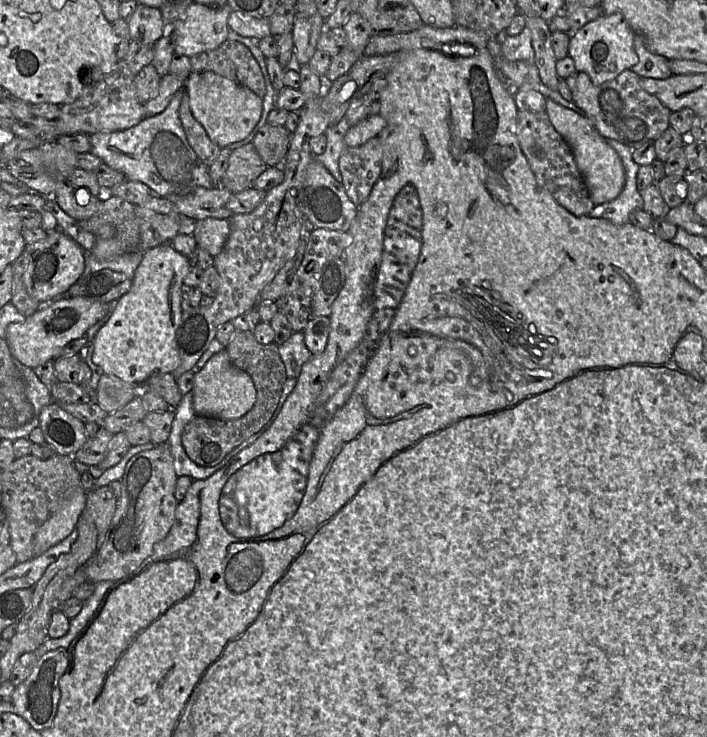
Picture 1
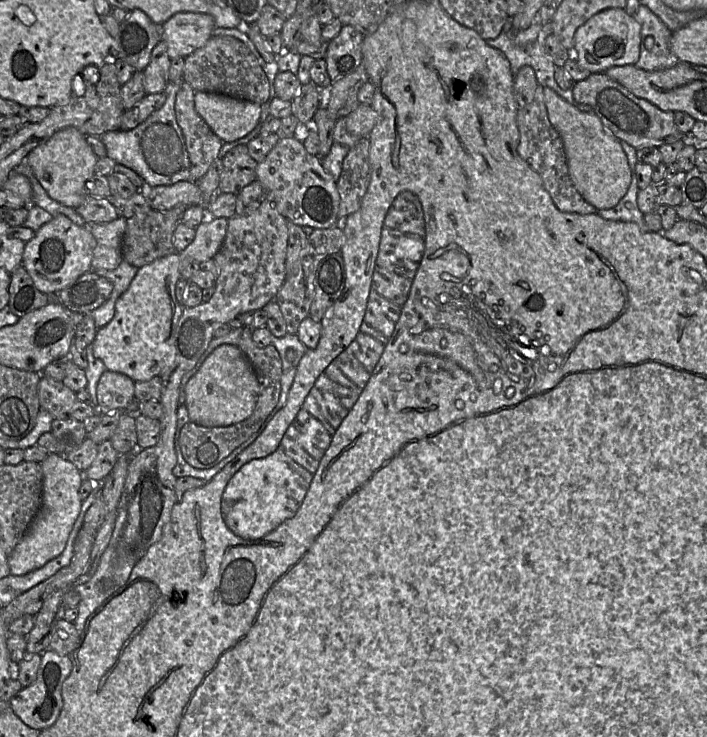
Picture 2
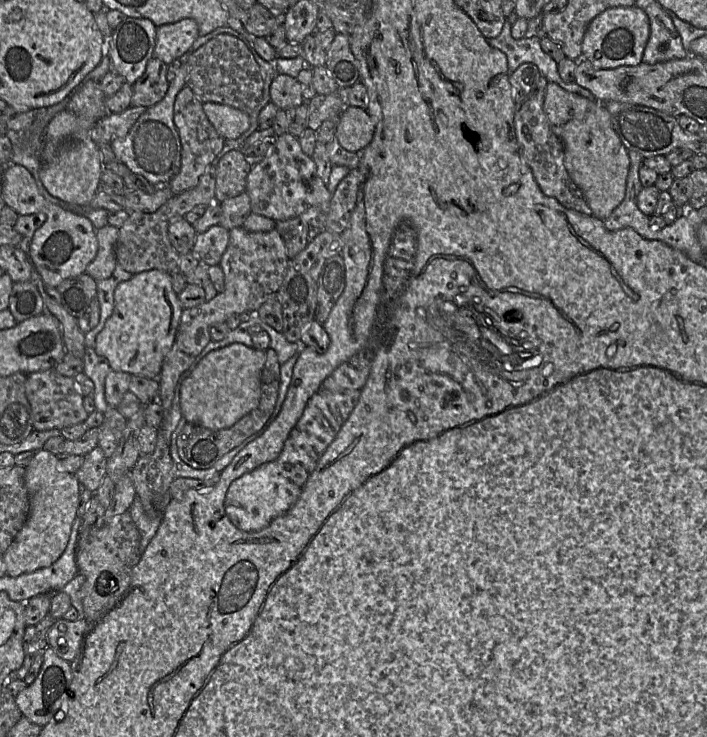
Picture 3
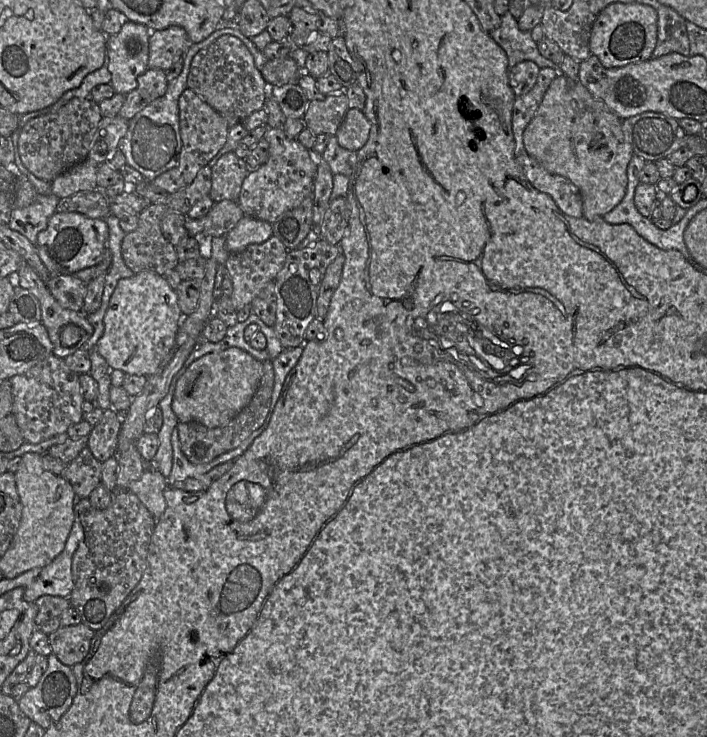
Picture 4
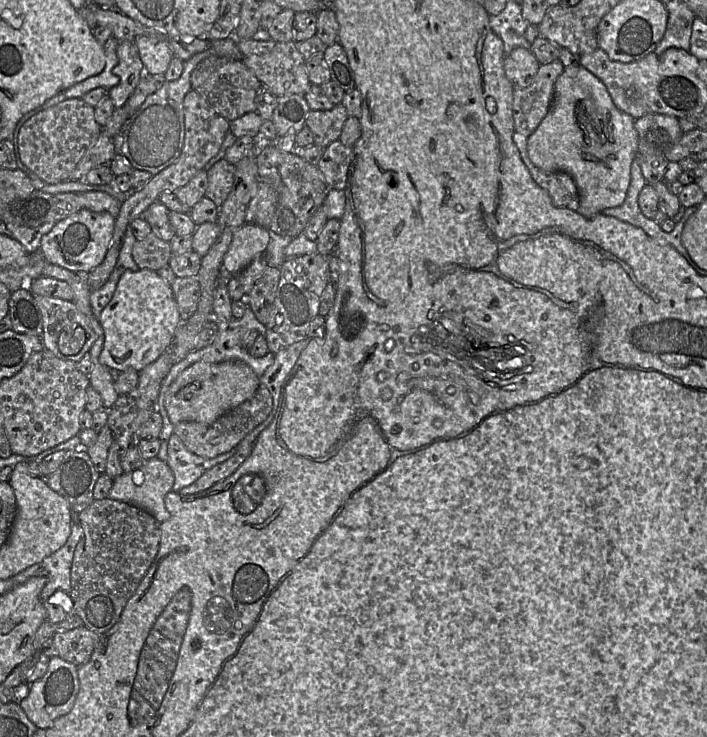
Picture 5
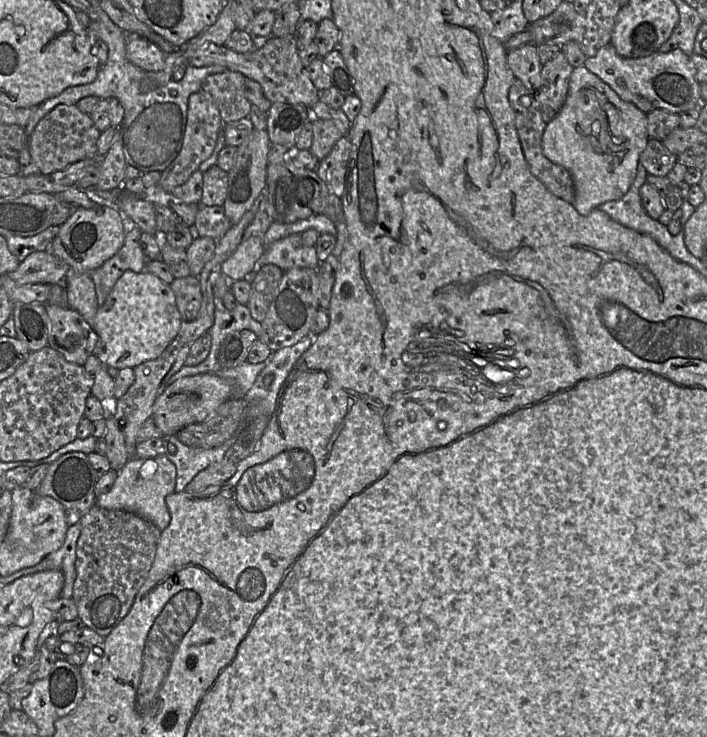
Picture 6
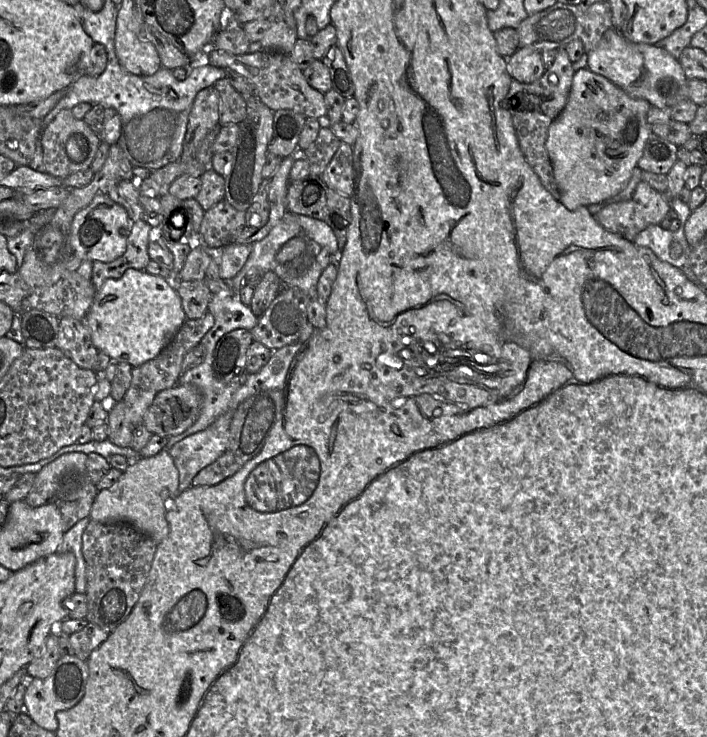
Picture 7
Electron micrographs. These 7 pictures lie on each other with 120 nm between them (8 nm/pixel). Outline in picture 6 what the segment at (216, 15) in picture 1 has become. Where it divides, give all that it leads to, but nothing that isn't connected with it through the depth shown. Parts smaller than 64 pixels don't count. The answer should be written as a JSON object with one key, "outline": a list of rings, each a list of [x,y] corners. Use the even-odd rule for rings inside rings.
{"outline":[[[127,34],[127,59],[146,72],[161,71],[165,65],[165,53],[152,41],[138,35]]]}

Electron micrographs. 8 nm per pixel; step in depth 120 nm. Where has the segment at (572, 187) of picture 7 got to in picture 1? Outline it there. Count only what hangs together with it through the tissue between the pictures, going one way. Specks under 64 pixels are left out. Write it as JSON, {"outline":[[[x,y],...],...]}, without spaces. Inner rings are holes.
{"outline":[[[546,99],[545,111],[555,130],[570,146],[594,204],[599,205],[617,198],[625,185],[625,170],[618,153],[607,144],[605,138],[586,116],[563,107],[551,99]]]}

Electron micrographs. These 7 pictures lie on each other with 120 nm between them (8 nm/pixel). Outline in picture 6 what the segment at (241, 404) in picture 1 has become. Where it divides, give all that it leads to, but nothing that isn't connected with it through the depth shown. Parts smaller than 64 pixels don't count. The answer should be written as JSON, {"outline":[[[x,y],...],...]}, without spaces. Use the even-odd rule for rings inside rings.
{"outline":[[[213,373],[186,376],[168,384],[156,398],[152,418],[162,437],[176,435],[185,426],[203,422],[211,417],[223,403],[231,399],[231,396],[231,384]]]}

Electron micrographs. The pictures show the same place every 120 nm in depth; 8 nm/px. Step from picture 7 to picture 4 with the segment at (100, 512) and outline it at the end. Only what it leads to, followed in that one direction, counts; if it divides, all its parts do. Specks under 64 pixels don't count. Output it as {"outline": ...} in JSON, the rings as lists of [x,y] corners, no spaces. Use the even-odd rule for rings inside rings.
{"outline":[[[148,465],[142,476],[132,482],[127,490],[134,493],[148,511],[157,519],[166,509],[164,490],[168,486],[167,478],[157,469]]]}

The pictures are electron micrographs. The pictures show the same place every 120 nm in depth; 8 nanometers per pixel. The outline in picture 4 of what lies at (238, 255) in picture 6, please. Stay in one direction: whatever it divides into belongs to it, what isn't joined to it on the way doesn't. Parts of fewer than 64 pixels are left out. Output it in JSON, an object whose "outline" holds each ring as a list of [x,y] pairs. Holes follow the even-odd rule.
{"outline":[[[244,216],[226,235],[226,249],[238,253],[251,244],[261,244],[273,235],[272,224],[251,216]]]}

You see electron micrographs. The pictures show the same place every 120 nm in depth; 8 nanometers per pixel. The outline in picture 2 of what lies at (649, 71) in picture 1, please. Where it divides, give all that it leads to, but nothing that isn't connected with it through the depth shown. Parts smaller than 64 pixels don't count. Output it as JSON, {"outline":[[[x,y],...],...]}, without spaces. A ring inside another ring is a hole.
{"outline":[[[644,5],[638,6],[633,17],[641,25],[640,55],[635,67],[656,71],[677,65],[680,61],[670,48],[673,32]]]}

